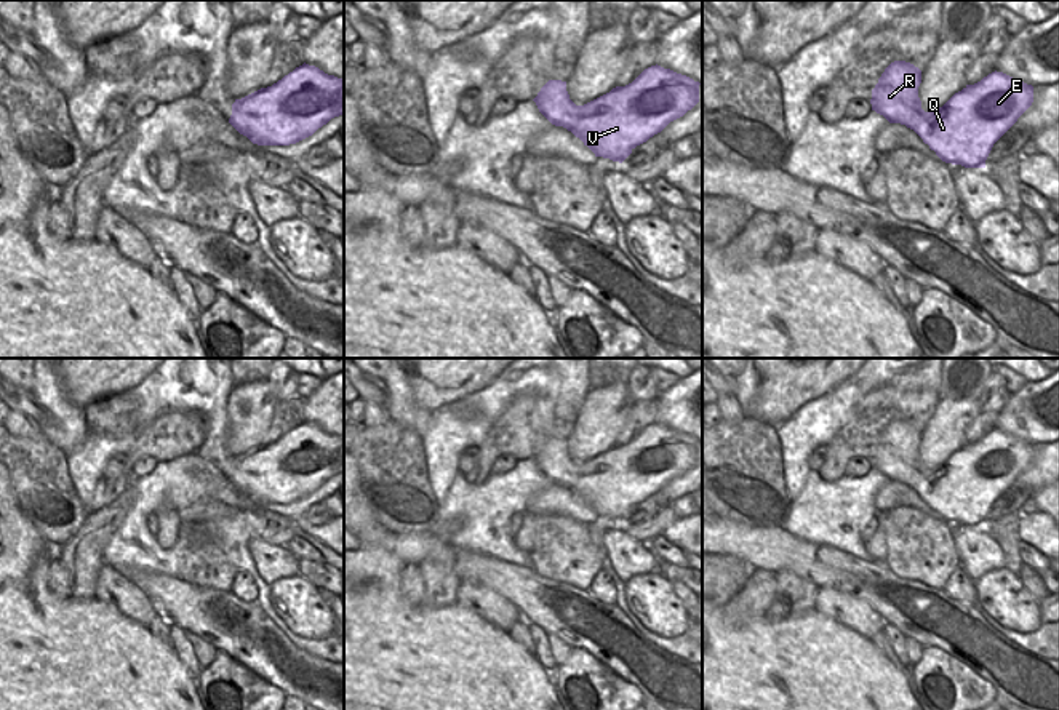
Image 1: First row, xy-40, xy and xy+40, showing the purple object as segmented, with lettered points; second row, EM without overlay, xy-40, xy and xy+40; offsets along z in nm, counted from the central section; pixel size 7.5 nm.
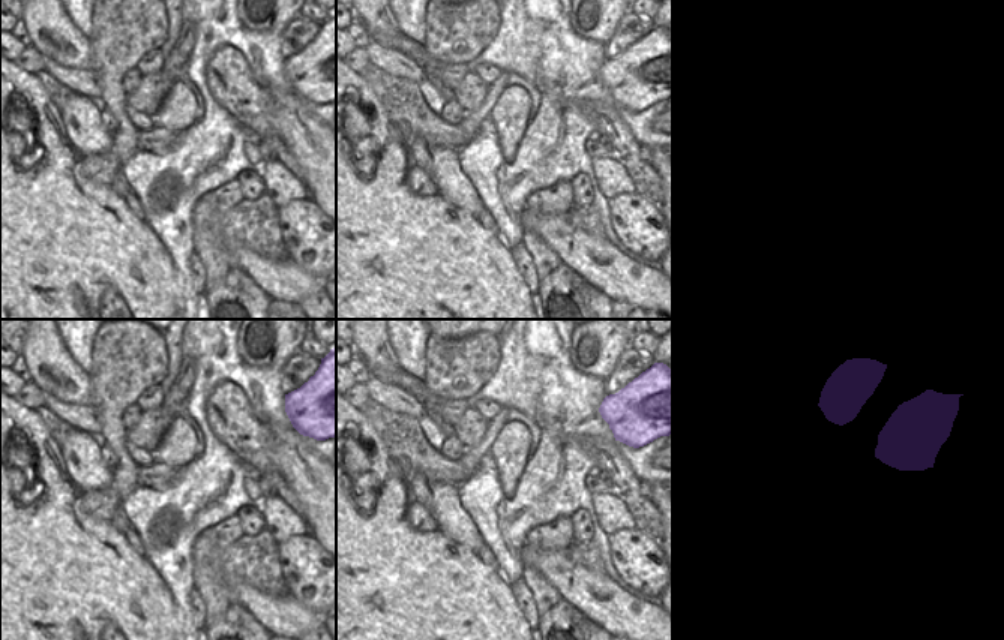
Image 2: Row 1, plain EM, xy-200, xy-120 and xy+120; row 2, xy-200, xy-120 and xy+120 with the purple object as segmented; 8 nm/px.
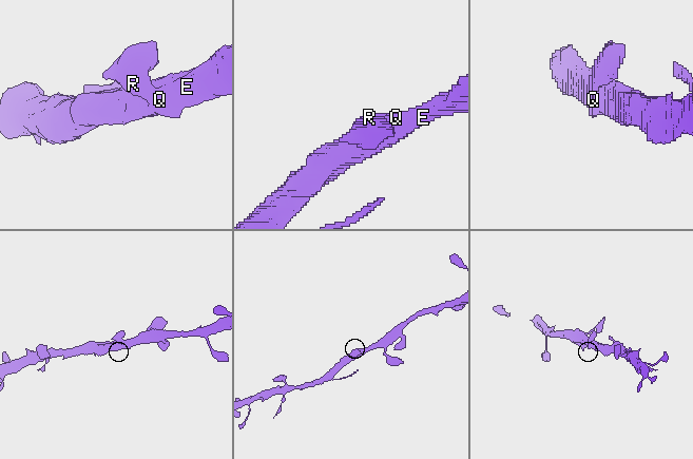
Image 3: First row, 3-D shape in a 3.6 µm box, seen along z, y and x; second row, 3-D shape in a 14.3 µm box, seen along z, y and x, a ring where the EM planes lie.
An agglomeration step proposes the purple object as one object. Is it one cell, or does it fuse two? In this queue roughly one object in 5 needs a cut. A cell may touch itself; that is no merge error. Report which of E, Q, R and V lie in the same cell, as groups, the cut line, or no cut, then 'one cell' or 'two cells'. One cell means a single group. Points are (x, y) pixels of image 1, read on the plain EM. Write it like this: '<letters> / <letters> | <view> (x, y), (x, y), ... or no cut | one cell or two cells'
E Q R V | no cut | one cell

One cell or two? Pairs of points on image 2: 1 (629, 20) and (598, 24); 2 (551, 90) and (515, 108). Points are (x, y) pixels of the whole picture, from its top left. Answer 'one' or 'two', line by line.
1: two
2: two

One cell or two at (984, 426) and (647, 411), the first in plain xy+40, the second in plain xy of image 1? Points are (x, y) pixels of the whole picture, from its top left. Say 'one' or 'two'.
one

